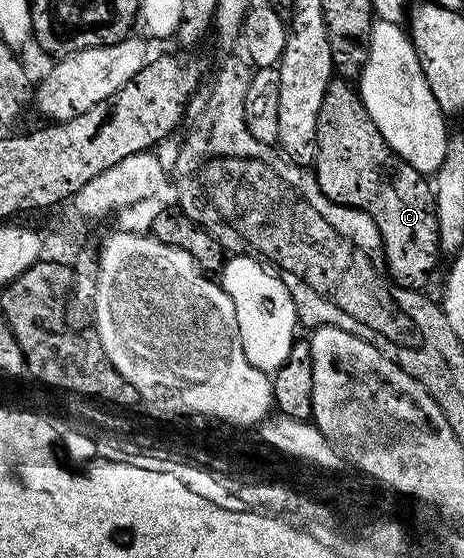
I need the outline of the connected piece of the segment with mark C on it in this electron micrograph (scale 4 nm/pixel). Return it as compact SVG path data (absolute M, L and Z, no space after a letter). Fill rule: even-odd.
M334 79L326 87L326 95L322 95L316 136L316 181L334 203L361 209L374 219L384 244L388 276L404 289L423 290L436 269L436 260L442 257L433 186L425 174L410 167L382 139L374 119L360 102L359 92L348 85L351 84L347 80Z

